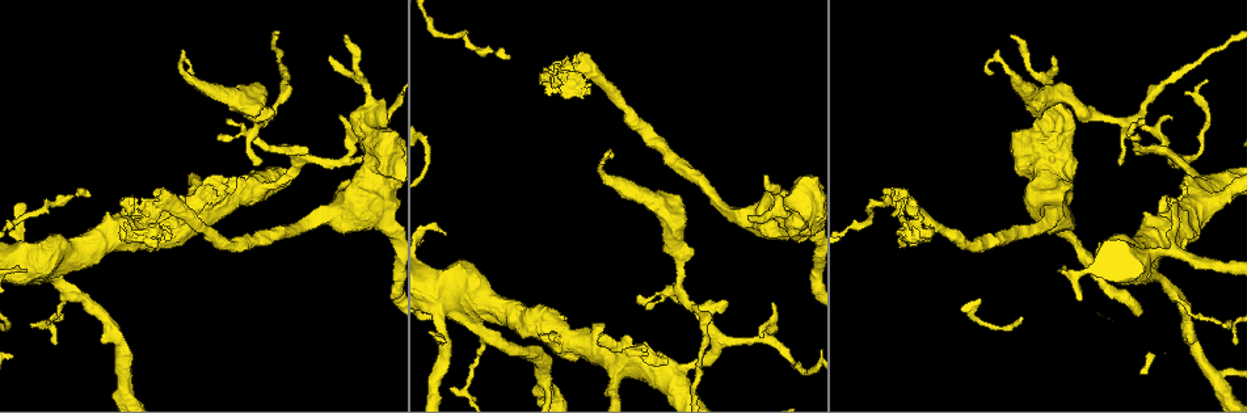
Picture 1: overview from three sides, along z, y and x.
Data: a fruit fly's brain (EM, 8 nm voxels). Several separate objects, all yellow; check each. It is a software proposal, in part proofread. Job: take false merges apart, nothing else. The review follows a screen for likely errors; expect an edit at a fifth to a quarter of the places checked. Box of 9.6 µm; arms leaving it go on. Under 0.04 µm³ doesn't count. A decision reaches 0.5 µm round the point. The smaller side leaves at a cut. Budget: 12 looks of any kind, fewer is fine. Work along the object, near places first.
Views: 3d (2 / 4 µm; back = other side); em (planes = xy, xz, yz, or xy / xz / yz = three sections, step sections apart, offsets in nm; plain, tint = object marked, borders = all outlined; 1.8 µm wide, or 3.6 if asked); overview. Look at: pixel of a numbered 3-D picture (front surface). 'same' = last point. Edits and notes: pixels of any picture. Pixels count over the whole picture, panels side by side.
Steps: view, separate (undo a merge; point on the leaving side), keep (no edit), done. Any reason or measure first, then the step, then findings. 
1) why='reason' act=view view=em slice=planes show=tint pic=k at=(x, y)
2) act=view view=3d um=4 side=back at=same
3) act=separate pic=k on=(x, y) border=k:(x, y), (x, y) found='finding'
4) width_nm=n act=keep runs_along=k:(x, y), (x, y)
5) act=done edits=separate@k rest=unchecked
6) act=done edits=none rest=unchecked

why='arms part here' act=view view=em slice=yz step=16 show=tint pic=1 at=(258, 126)

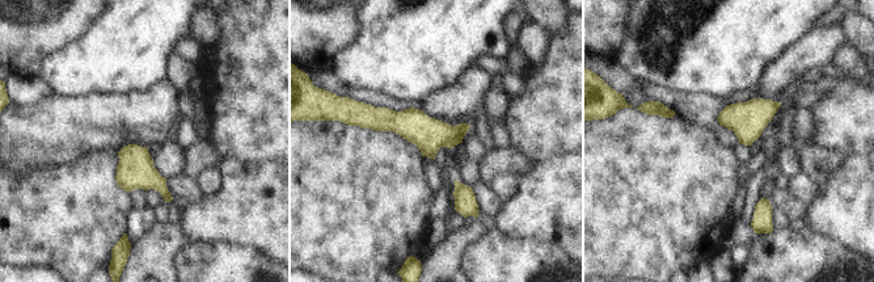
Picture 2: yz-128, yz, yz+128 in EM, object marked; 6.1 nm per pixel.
why='another direction' act=view view=em slice=planes show=tint at=same

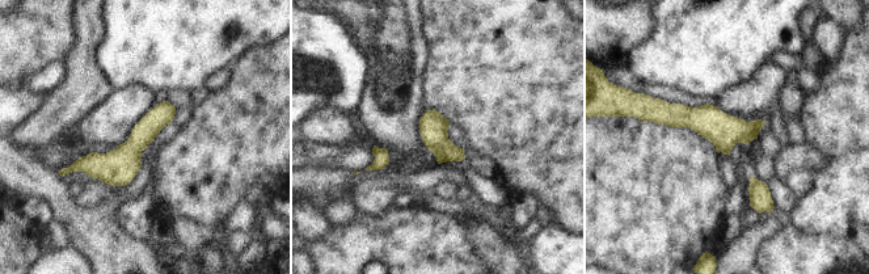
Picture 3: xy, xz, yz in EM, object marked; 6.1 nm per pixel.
act=keep runs_along=3:(172, 110), (113, 165), (74, 168) found='one neuron here'

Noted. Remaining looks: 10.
why='arms part here' act=view view=em um=3.6 slice=xy step=16 show=tint pic=1 at=(266, 188)

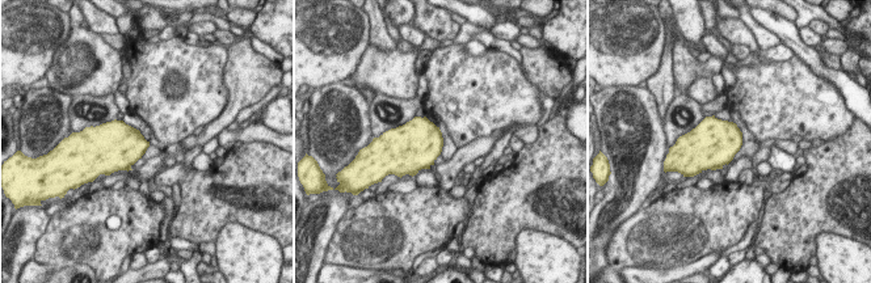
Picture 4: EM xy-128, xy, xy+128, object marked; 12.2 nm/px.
why='cut it another way' act=view view=em um=3.6 slice=planes show=tint at=same

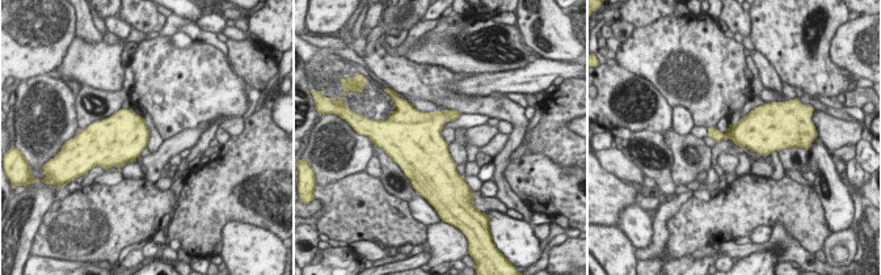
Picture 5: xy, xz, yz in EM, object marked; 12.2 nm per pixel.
act=keep found='all the same neuron'

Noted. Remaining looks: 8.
why='arms part here' act=view view=em slice=planes show=tint pic=1 at=(1050, 96)

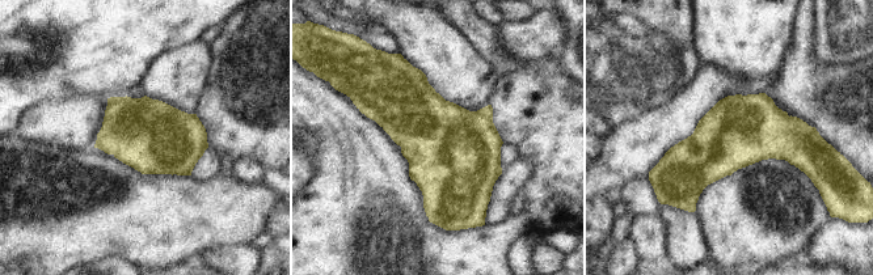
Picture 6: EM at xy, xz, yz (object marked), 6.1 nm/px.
act=keep found='one neuron here'

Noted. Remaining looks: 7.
why='a narrow waist' act=view view=em slice=planes show=tint pic=1 at=(563, 65)

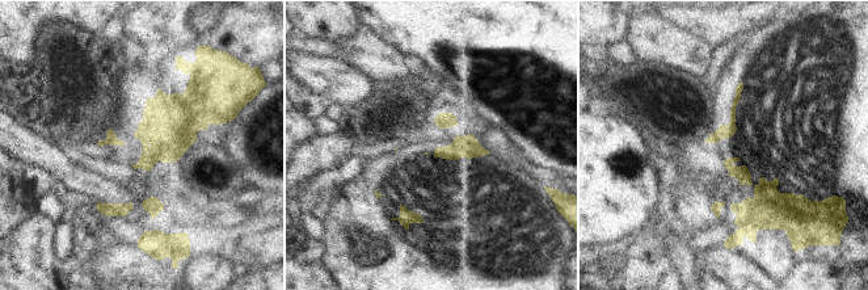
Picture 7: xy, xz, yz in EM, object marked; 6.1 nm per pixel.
act=separate pic=7 on=(168, 122) border=7:(180, 95), (197, 122), (207, 127) found='two neurons meet here'

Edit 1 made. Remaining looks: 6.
why='thick turns thin' act=view view=3d um=4 side=back pic=1 at=(1214, 382)

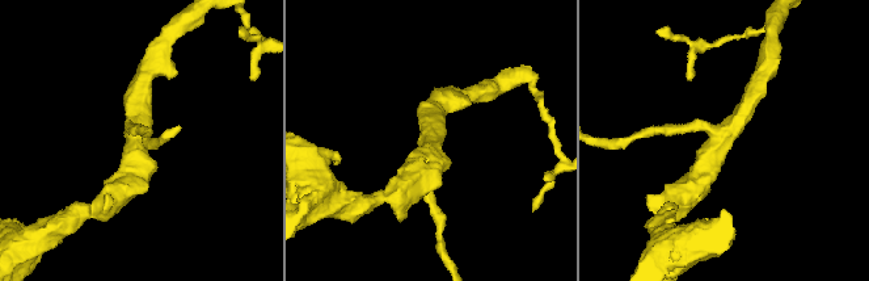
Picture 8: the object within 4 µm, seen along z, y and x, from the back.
act=view view=em slice=planes show=tint pic=8 at=(430, 147)

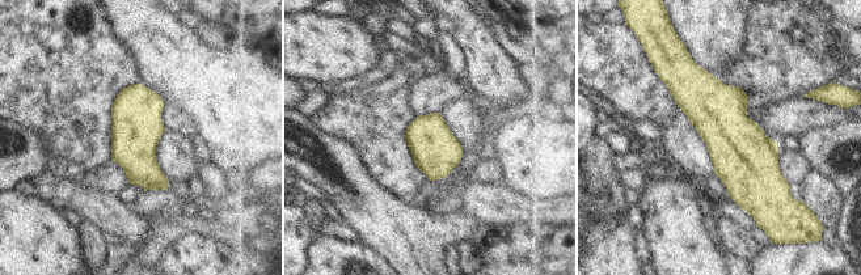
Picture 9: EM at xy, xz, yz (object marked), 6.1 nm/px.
width_nm=300 act=keep found='continuous, no second neuron'

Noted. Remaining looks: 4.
act=done edits=separate@7 rest=unchecked

